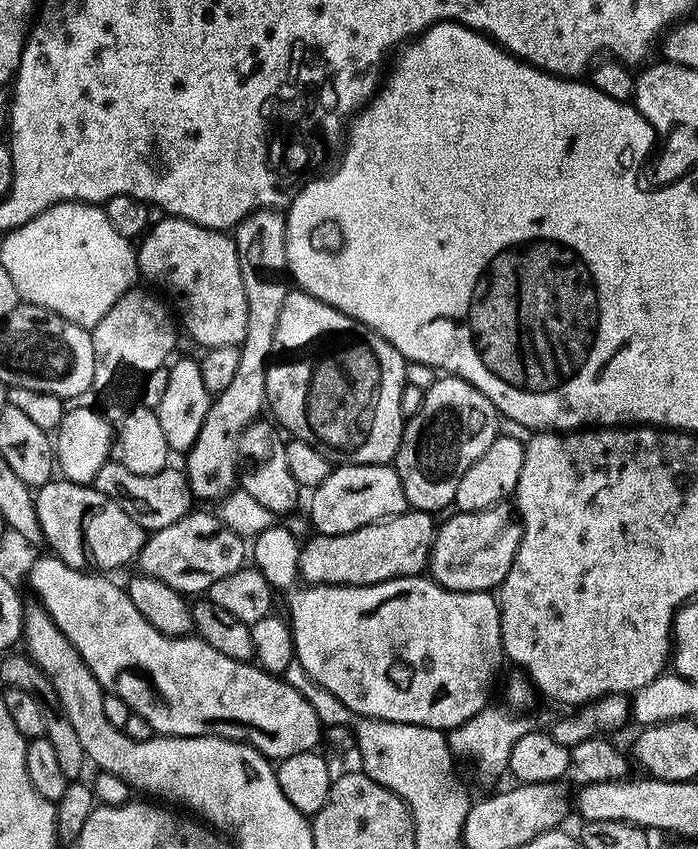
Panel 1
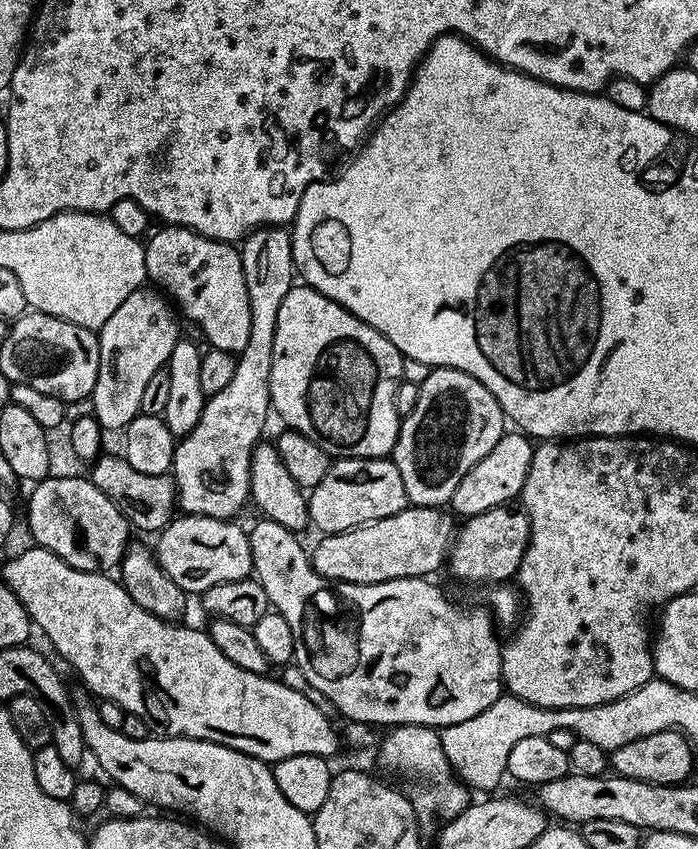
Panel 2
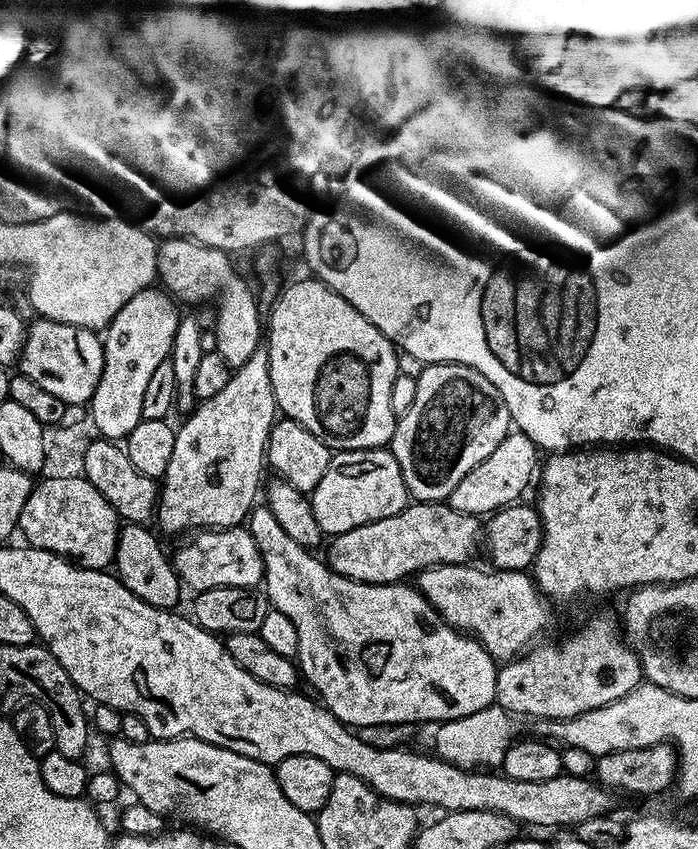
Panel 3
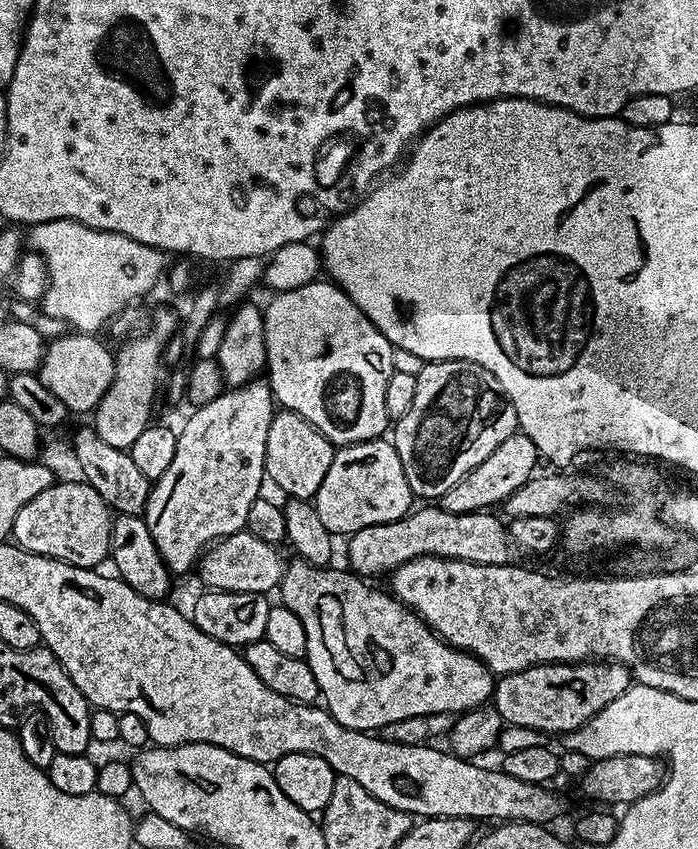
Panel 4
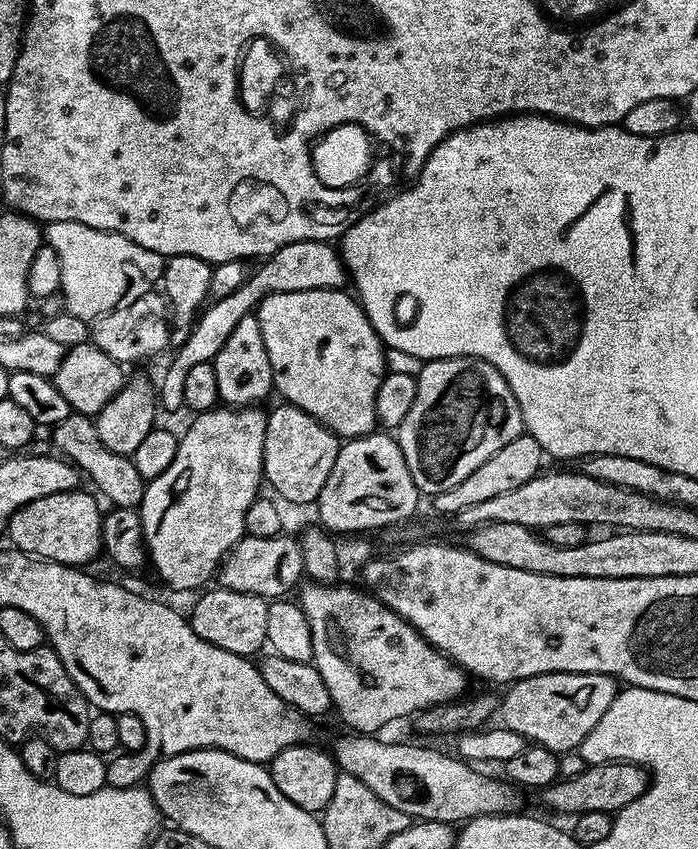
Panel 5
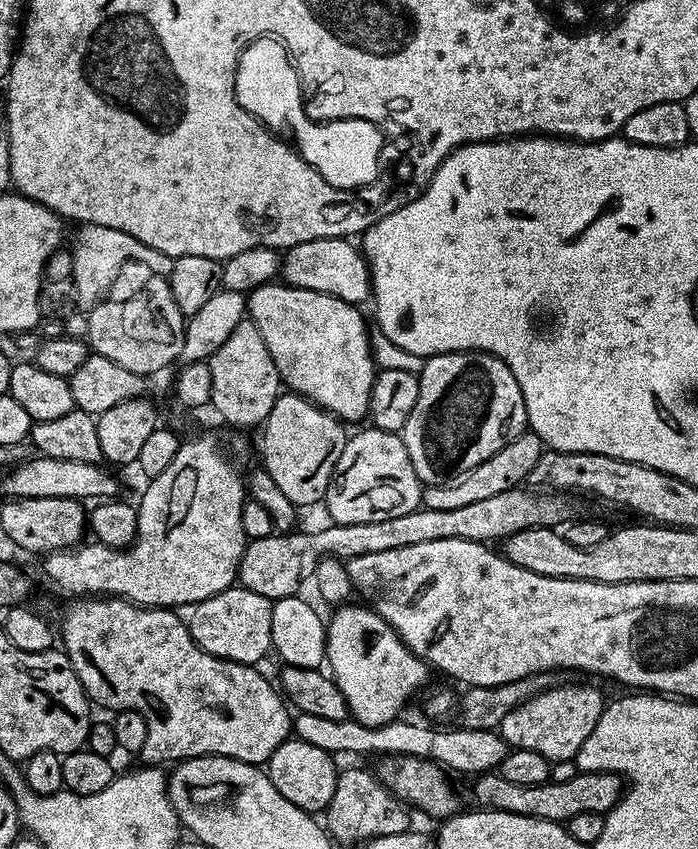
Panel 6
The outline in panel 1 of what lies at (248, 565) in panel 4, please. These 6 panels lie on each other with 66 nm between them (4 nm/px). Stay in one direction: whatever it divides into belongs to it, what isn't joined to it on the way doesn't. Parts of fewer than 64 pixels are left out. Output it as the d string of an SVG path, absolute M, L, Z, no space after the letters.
M193 510L178 518L178 522L151 533L140 551L139 564L139 575L158 578L160 582L166 582L166 586L174 586L174 590L185 594L204 594L218 582L218 578L226 578L226 574L234 574L245 567L246 540L228 524L222 523L219 515Z

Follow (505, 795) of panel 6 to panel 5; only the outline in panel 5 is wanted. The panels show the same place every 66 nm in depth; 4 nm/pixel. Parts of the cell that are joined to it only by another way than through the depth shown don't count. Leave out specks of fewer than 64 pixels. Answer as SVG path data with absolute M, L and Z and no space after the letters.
M607 760L604 764L594 764L585 767L582 774L565 780L557 779L548 788L539 789L540 800L552 812L565 812L568 818L575 818L581 812L598 810L615 814L621 812L630 802L642 798L650 783L650 773L647 768L640 768L625 760Z

